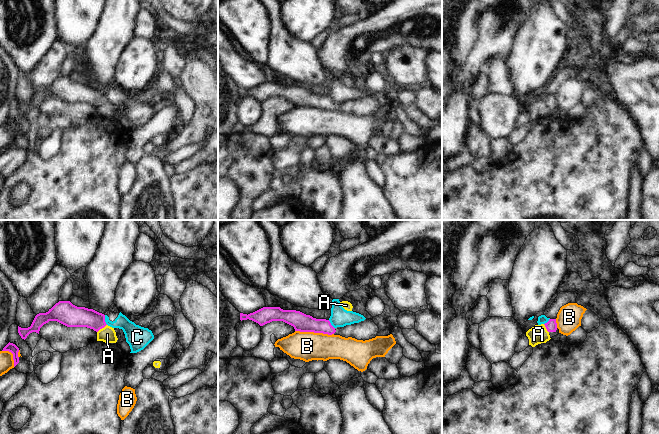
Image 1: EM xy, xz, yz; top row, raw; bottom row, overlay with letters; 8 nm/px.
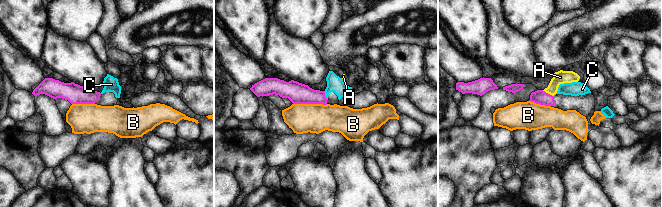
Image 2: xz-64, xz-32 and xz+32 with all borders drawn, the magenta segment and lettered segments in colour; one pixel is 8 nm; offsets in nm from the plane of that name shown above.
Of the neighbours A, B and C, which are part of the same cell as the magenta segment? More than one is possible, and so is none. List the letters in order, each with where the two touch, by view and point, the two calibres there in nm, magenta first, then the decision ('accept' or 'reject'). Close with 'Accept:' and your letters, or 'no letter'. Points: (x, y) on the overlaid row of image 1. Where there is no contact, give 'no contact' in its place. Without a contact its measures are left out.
A: meets magenta in xy at (101, 328); 170 nm thick on the magenta side, 130 nm on the other; reject
B: meets magenta in xz at (314, 332); 150 nm thick on the magenta side, 240 nm on the other; reject
C: meets magenta in xy at (104, 320); 170 nm thick on the magenta side, 130 nm on the other; reject
Accept: no letter

